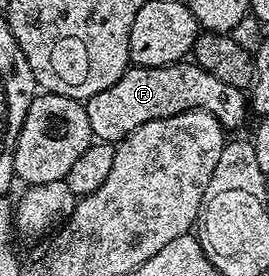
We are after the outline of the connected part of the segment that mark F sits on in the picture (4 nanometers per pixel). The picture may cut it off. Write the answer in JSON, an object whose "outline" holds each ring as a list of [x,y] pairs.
{"outline":[[[180,62],[156,68],[128,67],[127,73],[109,90],[93,94],[85,102],[92,137],[99,142],[118,142],[154,119],[169,118],[185,111],[207,111],[224,130],[239,128],[249,116],[249,100],[244,89],[213,78],[194,62]]]}

